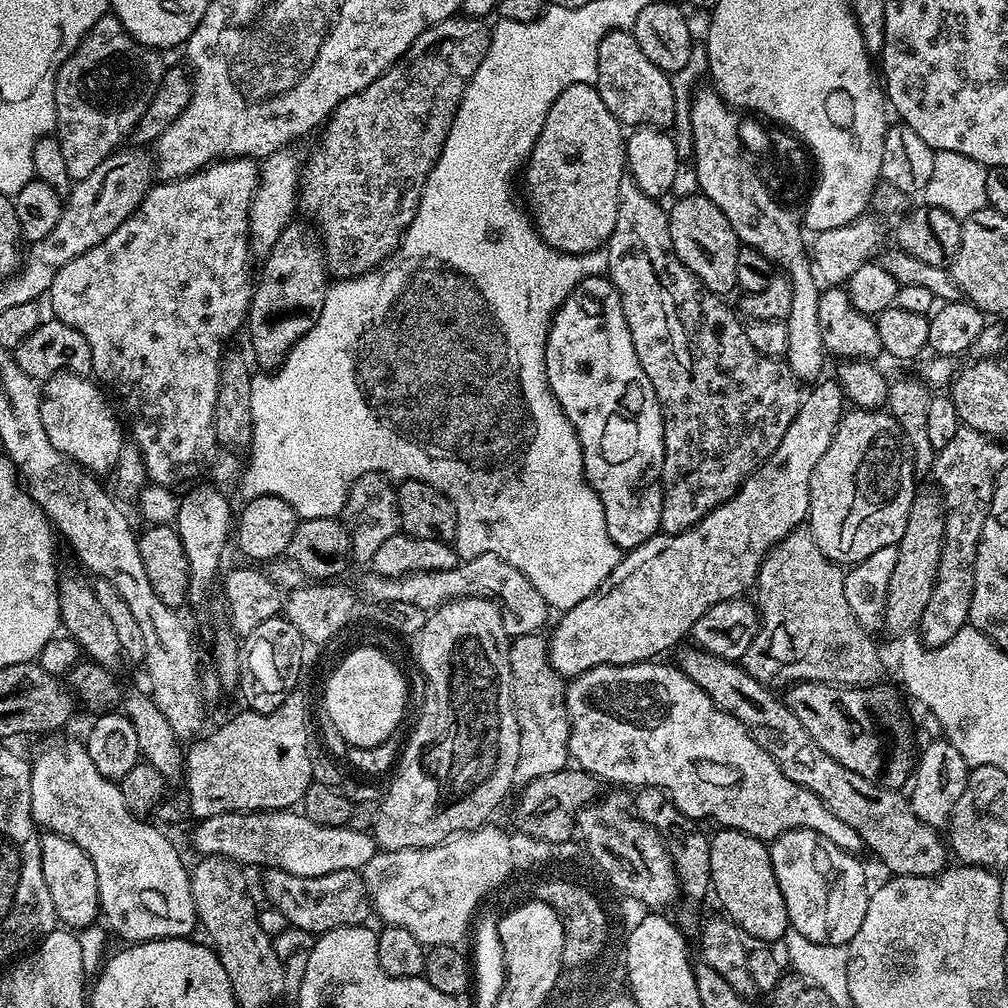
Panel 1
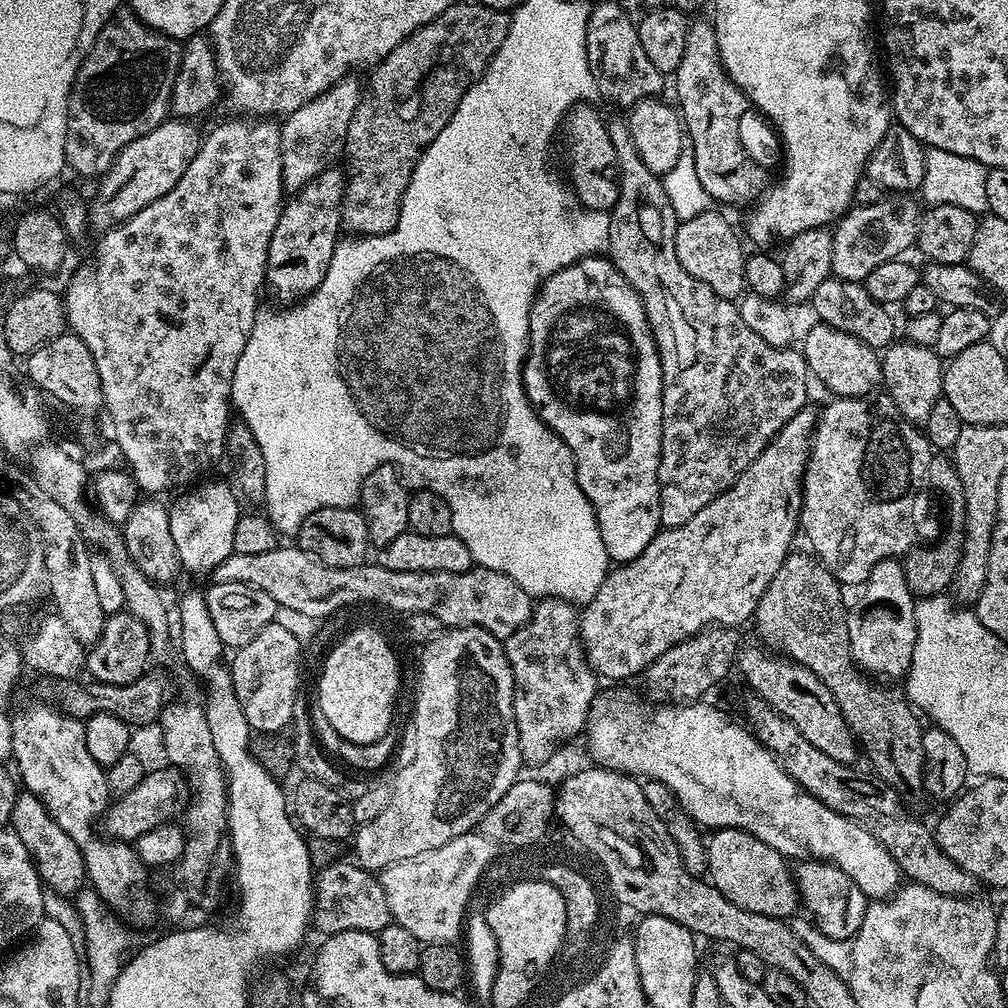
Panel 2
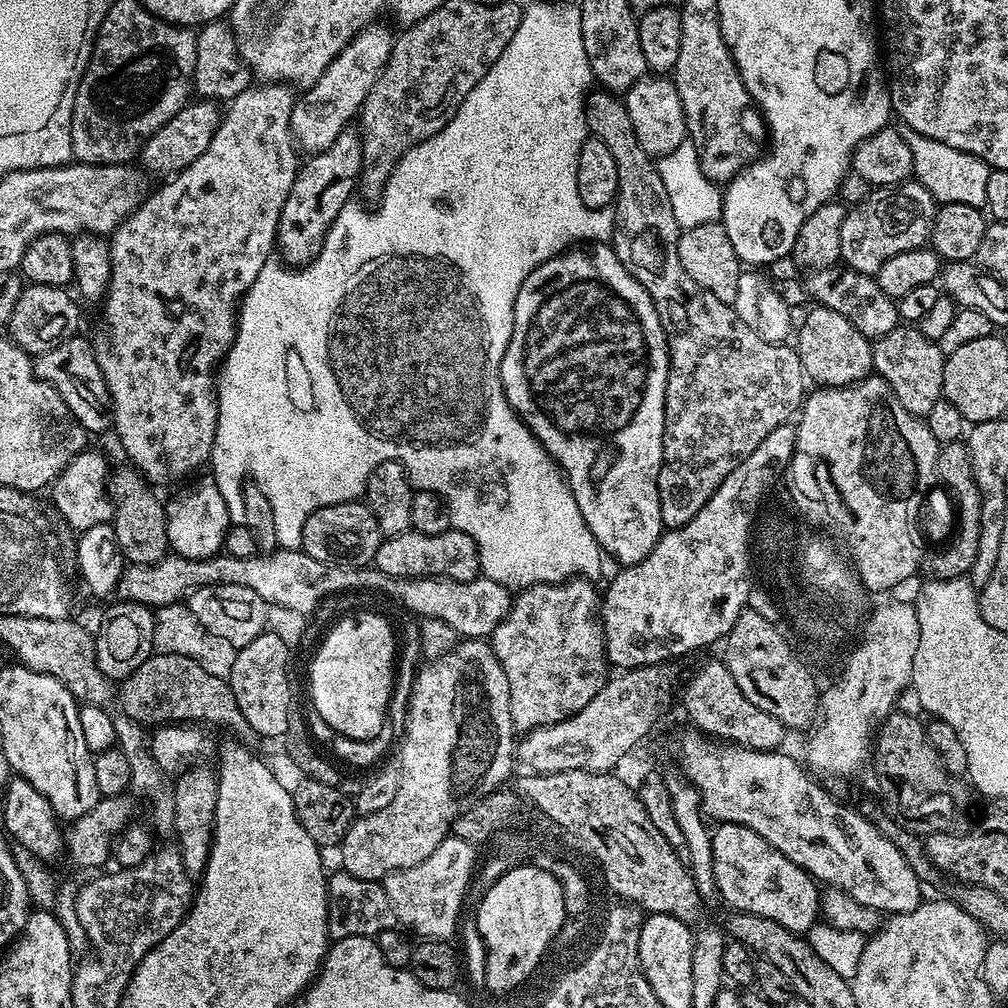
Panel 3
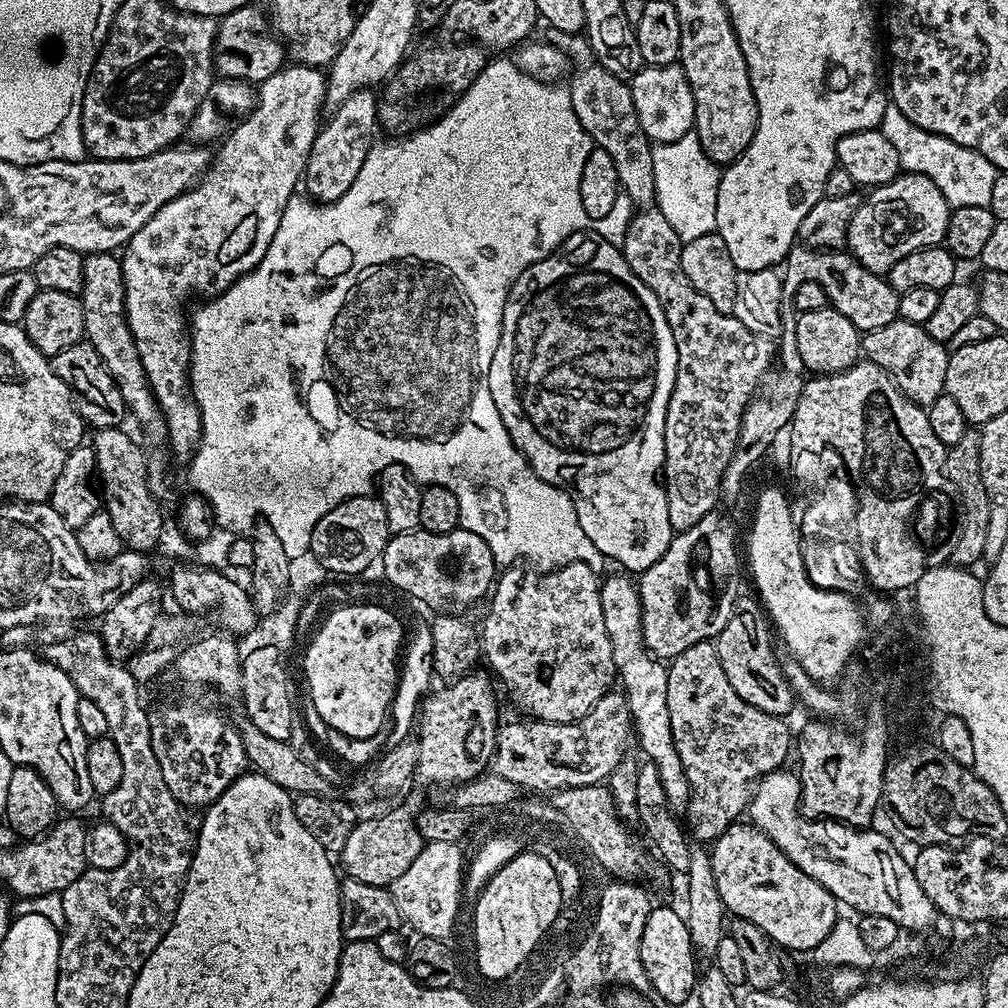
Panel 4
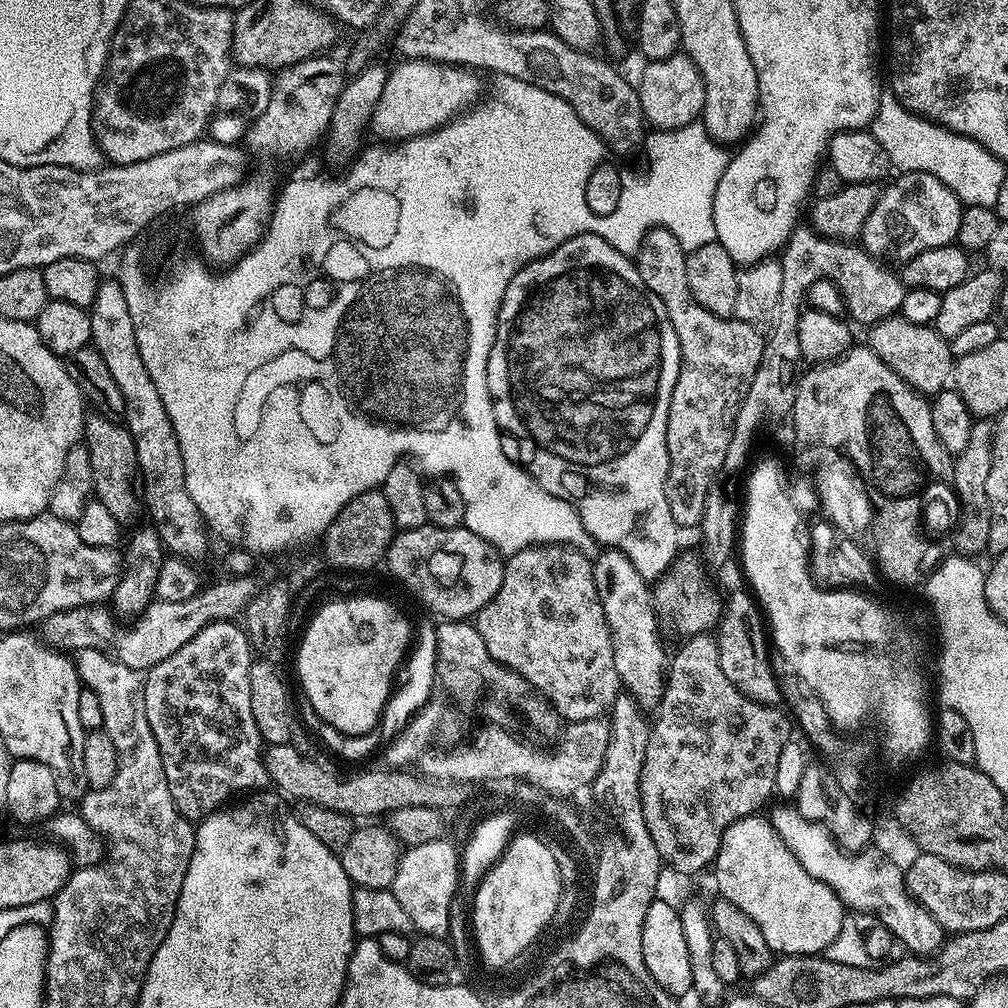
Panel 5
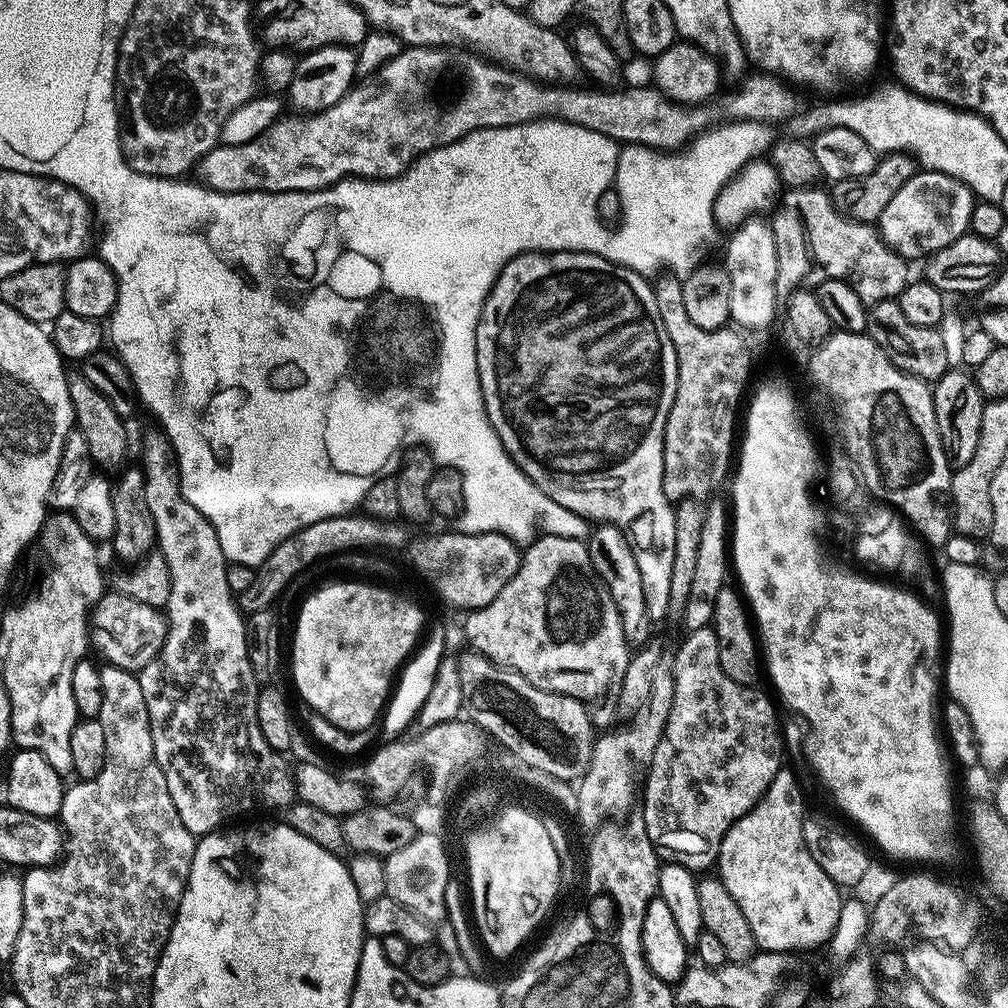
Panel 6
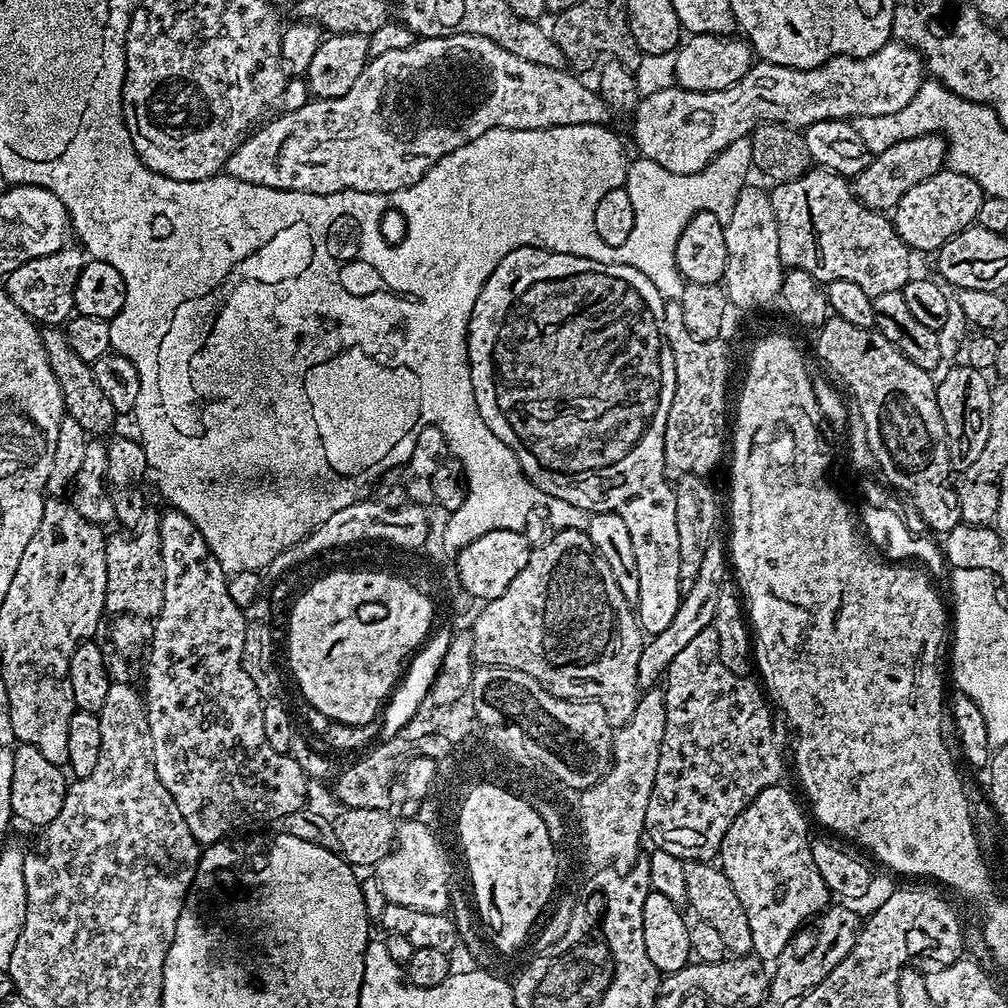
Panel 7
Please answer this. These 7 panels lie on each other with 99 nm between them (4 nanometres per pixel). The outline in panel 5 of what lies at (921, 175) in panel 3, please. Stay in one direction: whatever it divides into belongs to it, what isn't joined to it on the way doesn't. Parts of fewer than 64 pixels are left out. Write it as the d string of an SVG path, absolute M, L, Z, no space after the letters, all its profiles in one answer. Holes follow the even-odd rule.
M881 95L876 117L872 119L870 131L888 156L888 163L901 173L925 172L934 174L959 198L964 206L986 206L995 208L998 189L1006 179L1006 166L990 150L976 140L952 132L924 116L916 116L894 95Z

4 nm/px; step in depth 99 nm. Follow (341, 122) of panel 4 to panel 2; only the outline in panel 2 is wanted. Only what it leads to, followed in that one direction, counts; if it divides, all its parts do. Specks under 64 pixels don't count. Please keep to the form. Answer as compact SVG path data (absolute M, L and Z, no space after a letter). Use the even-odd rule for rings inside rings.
M334 169L321 171L281 207L278 225L274 228L267 248L264 279L278 299L288 300L284 302L296 302L311 296L322 278L326 278L330 258L340 240L340 208L346 183L343 171Z

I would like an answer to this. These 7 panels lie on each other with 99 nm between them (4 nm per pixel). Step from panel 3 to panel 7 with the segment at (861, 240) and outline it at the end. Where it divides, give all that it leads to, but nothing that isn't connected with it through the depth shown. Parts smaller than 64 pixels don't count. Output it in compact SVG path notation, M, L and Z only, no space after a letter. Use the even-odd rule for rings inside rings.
M942 170L926 182L918 182L902 194L896 203L890 219L896 225L896 232L909 249L917 253L935 253L950 238L954 238L963 228L969 227L978 214L978 206L982 206L985 195L974 182L974 178L966 178L966 174L958 174L951 170Z

